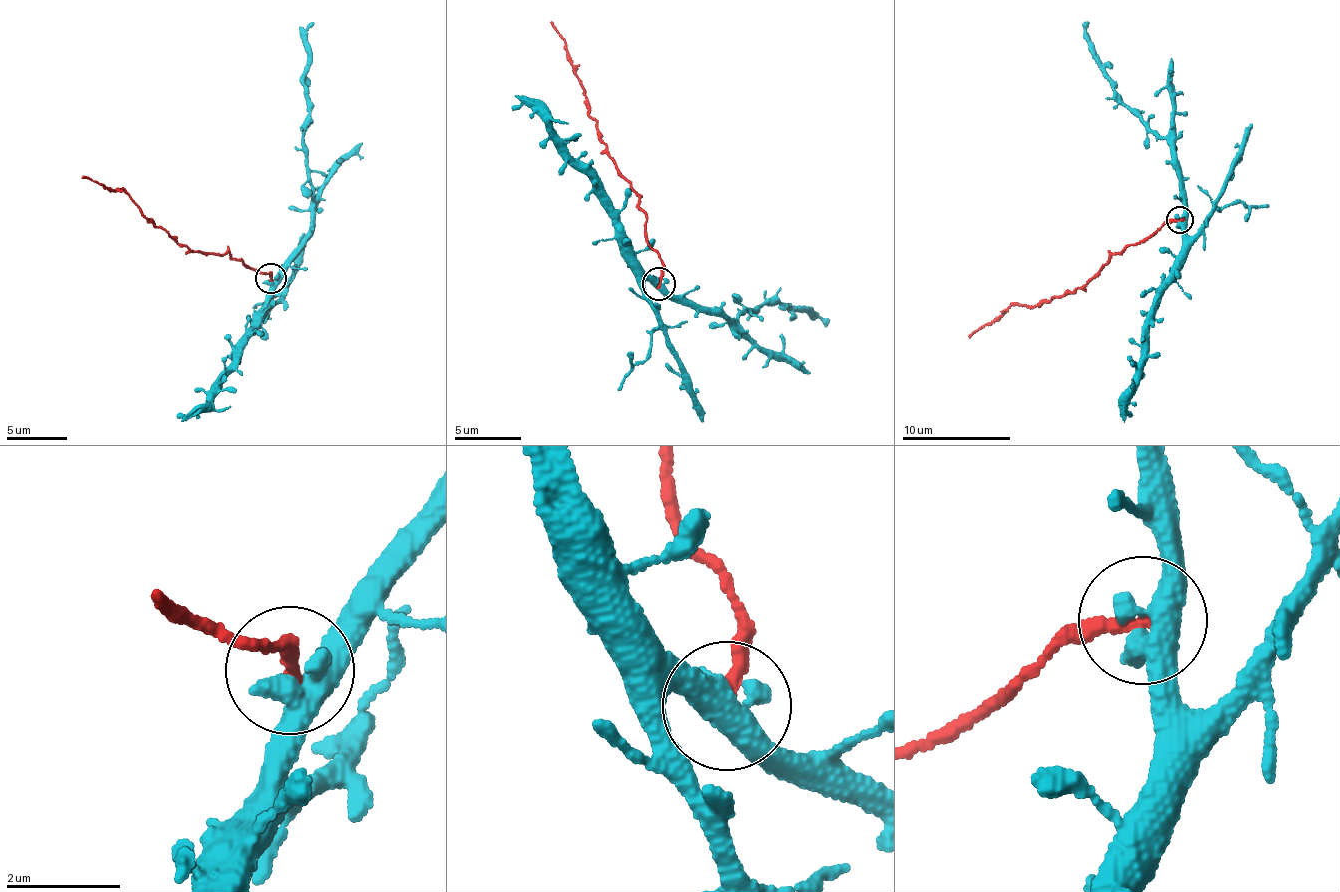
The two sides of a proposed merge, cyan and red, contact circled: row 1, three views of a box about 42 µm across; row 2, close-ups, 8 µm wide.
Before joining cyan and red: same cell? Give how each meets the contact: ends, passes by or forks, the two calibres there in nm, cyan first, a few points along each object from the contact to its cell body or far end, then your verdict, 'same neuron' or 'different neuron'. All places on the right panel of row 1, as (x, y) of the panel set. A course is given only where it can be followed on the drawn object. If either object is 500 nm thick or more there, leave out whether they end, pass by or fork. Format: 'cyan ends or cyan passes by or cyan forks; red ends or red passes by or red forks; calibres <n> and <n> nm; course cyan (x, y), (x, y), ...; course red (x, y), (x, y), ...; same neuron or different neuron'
cyan forks; red ends; calibres 320 and 240 nm; course cyan (1179, 220), (1184, 207), (1183, 192), (1172, 144), (1122, 101), (1086, 35), (1087, 20); course red (1179, 220), (1155, 230), (1147, 240), (1110, 254), (1084, 285), (1048, 302), (1015, 305), (968, 337); different neuron

